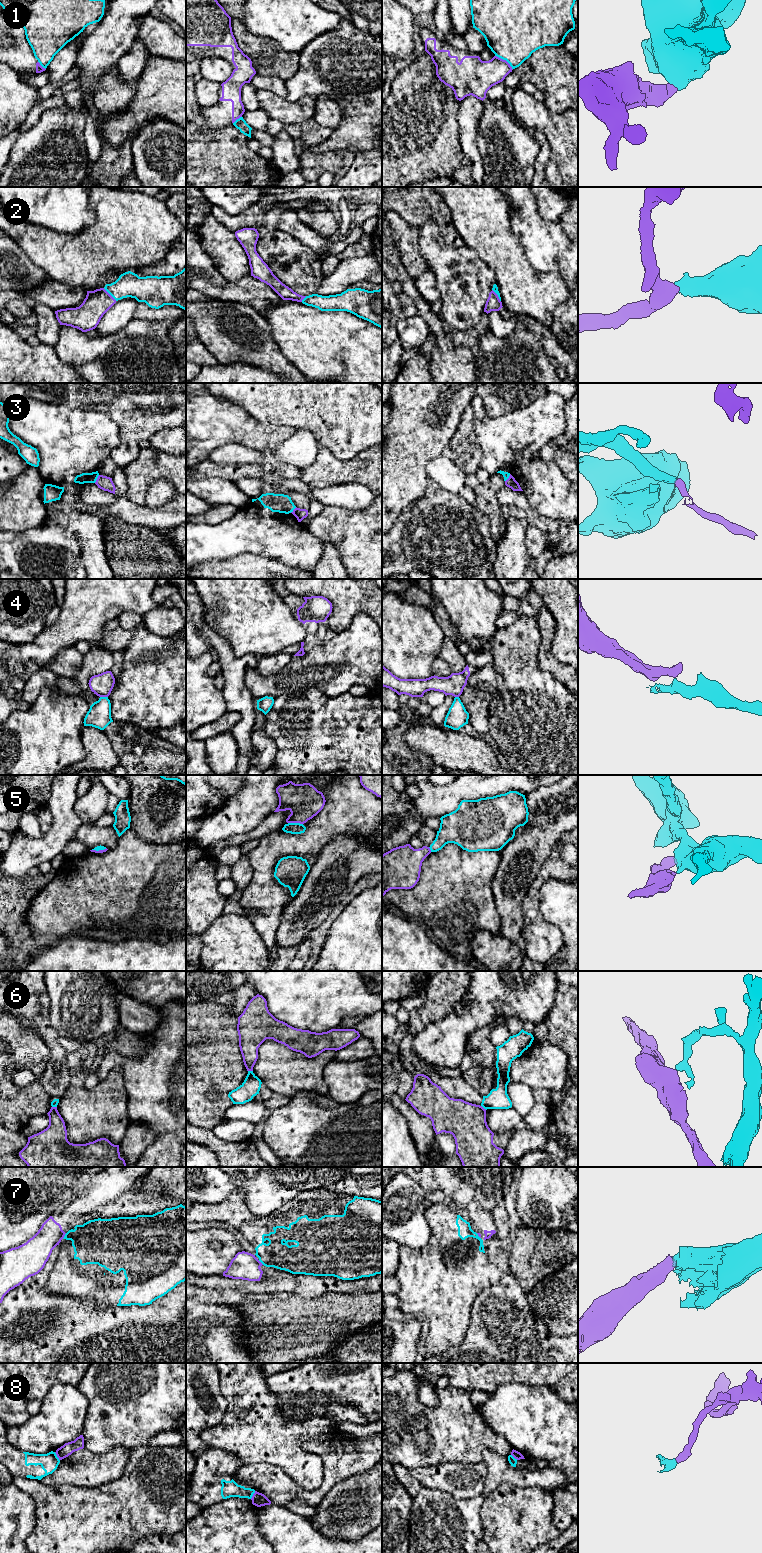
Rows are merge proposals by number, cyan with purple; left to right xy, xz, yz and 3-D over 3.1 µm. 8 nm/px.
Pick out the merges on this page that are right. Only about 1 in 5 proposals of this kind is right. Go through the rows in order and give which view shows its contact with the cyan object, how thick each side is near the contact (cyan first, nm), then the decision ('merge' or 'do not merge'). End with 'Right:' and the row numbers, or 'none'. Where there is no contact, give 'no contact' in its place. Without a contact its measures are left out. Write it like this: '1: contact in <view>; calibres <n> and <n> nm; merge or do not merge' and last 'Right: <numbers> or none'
1: contact in yz; calibres 480 and 260 nm; do not merge
2: contact in xy; calibres 200 and 200 nm; merge
3: contact in xy; calibres 80 and 120 nm; do not merge
4: contact in xy; calibres 190 and 180 nm; do not merge
5: contact in xz; calibres 100 and 280 nm; do not merge
6: contact in yz; calibres 160 and 300 nm; do not merge
7: contact in xy; calibres 340 and 220 nm; do not merge
8: contact in xy; calibres 150 and 100 nm; do not merge
Right: 2

